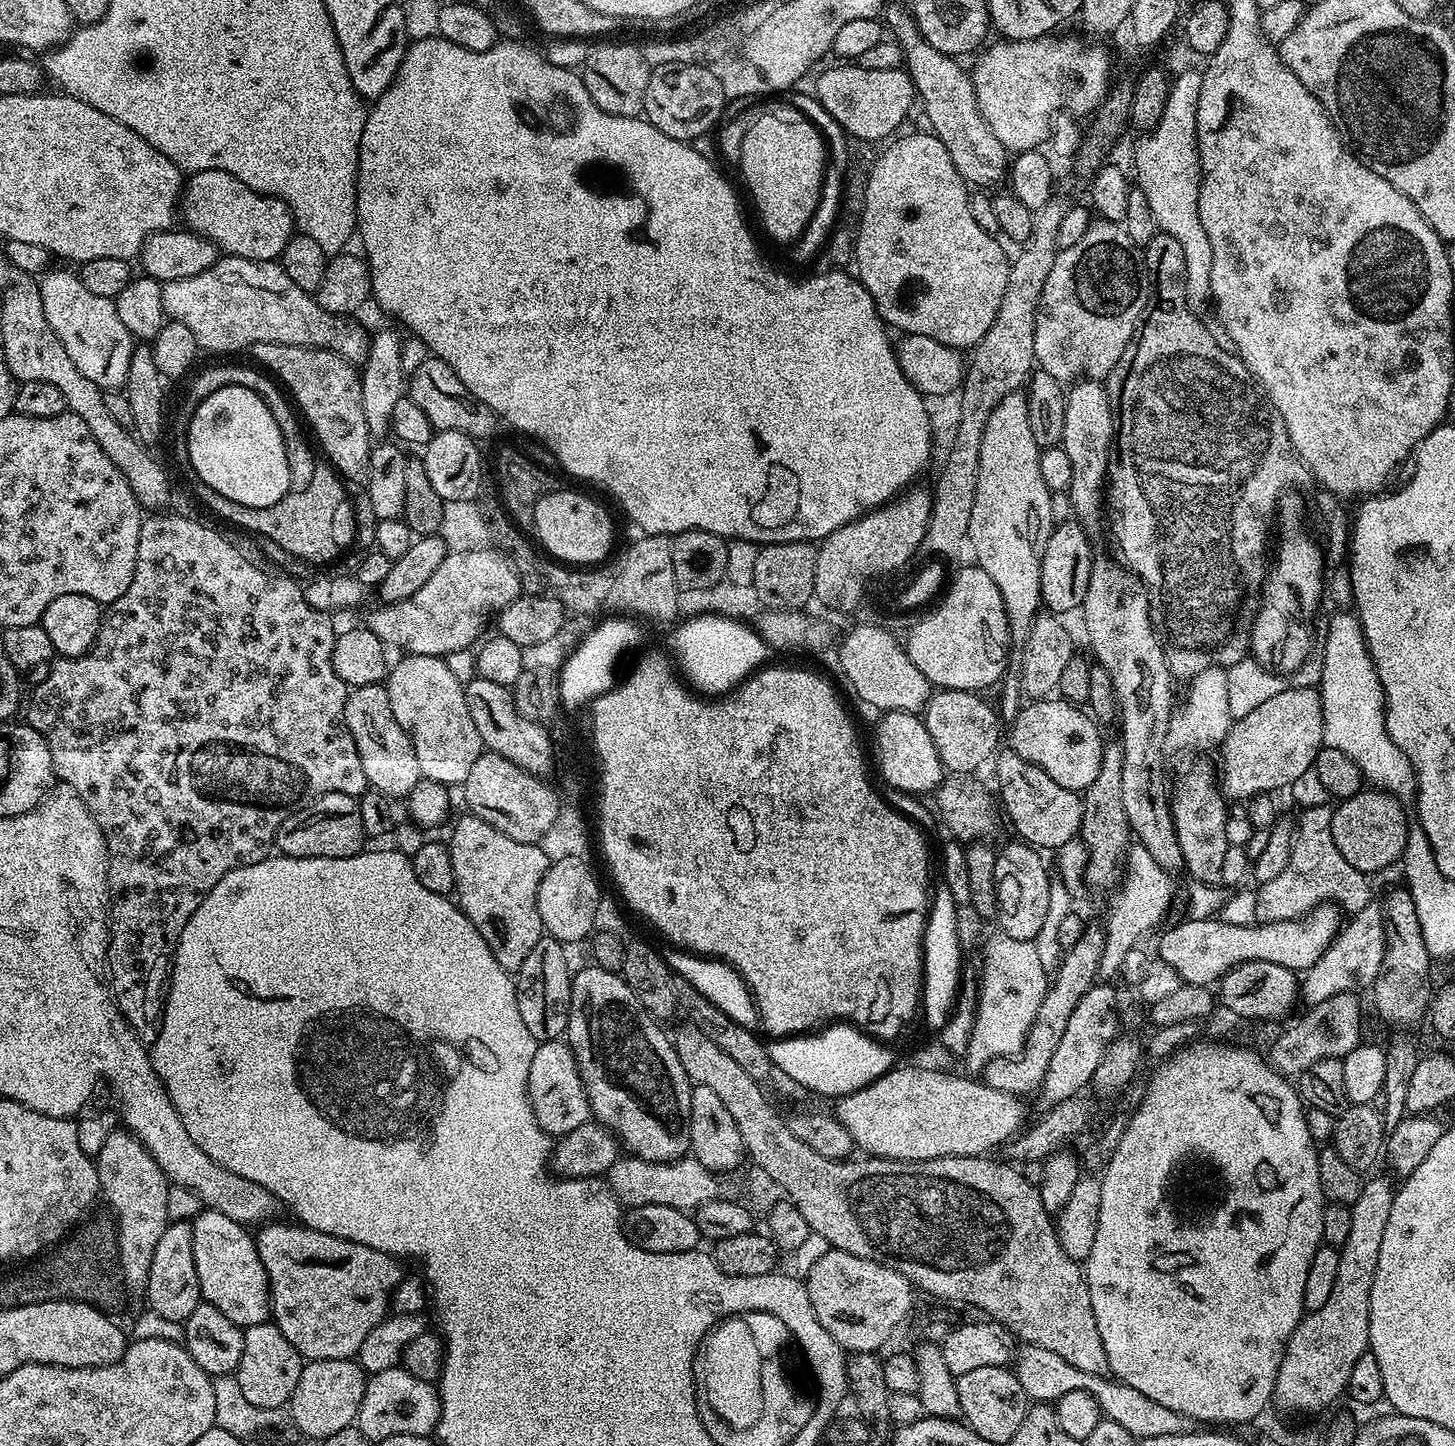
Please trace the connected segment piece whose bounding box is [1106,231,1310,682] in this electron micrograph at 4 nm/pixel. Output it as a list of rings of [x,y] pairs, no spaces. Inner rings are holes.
[[[1157,231],[1156,236],[1143,249],[1142,254],[1148,257],[1148,265],[1151,265],[1152,277],[1155,277],[1155,281],[1159,281],[1160,304],[1164,304],[1162,296],[1170,296],[1170,314],[1168,314],[1168,310],[1164,310],[1166,314],[1160,314],[1160,312],[1147,312],[1146,322],[1143,326],[1146,330],[1144,330],[1142,338],[1134,337],[1133,340],[1129,342],[1125,348],[1125,352],[1122,354],[1121,358],[1118,359],[1118,362],[1114,366],[1112,372],[1106,377],[1108,401],[1110,402],[1110,406],[1112,407],[1112,411],[1114,413],[1114,439],[1112,442],[1112,453],[1108,459],[1108,482],[1106,485],[1106,524],[1109,524],[1109,526],[1112,527],[1112,536],[1116,539],[1117,550],[1120,551],[1120,553],[1118,553],[1119,559],[1123,561],[1131,572],[1135,572],[1139,580],[1143,582],[1144,589],[1148,591],[1148,603],[1152,606],[1152,624],[1155,626],[1157,633],[1159,633],[1162,637],[1164,653],[1166,654],[1166,662],[1170,666],[1173,677],[1175,677],[1177,681],[1181,680],[1181,682],[1187,682],[1193,680],[1198,674],[1202,674],[1202,672],[1207,668],[1230,669],[1235,663],[1242,662],[1244,658],[1249,655],[1252,646],[1252,626],[1256,620],[1256,614],[1260,607],[1261,591],[1266,579],[1266,560],[1264,564],[1264,539],[1267,538],[1268,531],[1271,530],[1272,524],[1274,528],[1274,521],[1278,516],[1278,505],[1282,497],[1289,490],[1295,489],[1292,488],[1295,484],[1302,483],[1304,479],[1307,481],[1310,473],[1308,469],[1304,467],[1303,462],[1300,461],[1300,455],[1292,448],[1290,434],[1286,432],[1286,422],[1282,422],[1282,414],[1278,414],[1278,410],[1274,407],[1274,405],[1272,405],[1272,399],[1268,397],[1264,387],[1257,382],[1256,376],[1254,374],[1250,374],[1250,370],[1240,361],[1240,357],[1236,355],[1235,351],[1229,350],[1227,347],[1224,349],[1223,346],[1220,345],[1214,337],[1212,337],[1212,334],[1208,330],[1207,326],[1204,325],[1194,313],[1190,312],[1192,310],[1189,309],[1190,305],[1185,294],[1186,257],[1182,254],[1182,246],[1179,245],[1178,238],[1174,238],[1165,232]],[[1154,352],[1162,352],[1162,356],[1156,356],[1156,358],[1158,358],[1158,360],[1156,360],[1156,358],[1152,356]]]

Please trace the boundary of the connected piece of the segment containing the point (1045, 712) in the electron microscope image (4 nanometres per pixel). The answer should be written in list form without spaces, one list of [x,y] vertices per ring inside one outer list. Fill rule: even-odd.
[[[1063,698],[1033,699],[1021,707],[1010,722],[1010,728],[1011,751],[1044,770],[1054,782],[1058,782],[1058,786],[1083,794],[1090,782],[1098,778],[1106,740],[1100,737],[1101,725],[1083,707]]]

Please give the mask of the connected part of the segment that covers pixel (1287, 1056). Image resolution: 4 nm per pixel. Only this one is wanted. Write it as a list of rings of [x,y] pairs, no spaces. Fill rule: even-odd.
[[[1353,993],[1338,994],[1326,1002],[1311,1005],[1301,1020],[1296,1020],[1276,1041],[1272,1049],[1266,1052],[1273,1068],[1285,1078],[1299,1077],[1314,1062],[1322,1058],[1343,1060],[1350,1050],[1362,1043],[1360,1036],[1360,1004]]]

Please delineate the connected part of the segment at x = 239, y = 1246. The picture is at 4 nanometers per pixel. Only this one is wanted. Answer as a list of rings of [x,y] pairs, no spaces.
[[[202,1210],[190,1221],[194,1234],[194,1267],[198,1270],[200,1295],[218,1306],[239,1328],[265,1323],[270,1316],[268,1275],[258,1258],[253,1233],[245,1225],[226,1218],[218,1210]]]

